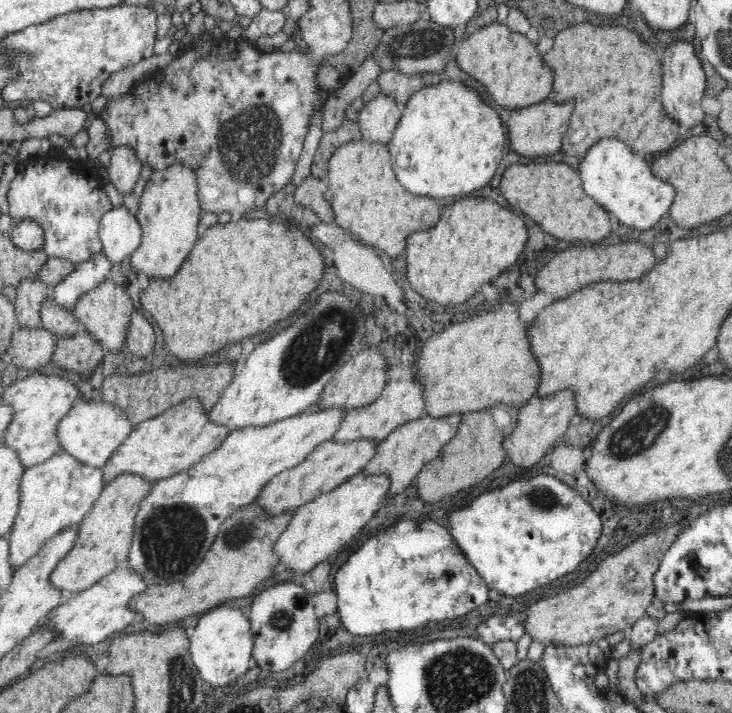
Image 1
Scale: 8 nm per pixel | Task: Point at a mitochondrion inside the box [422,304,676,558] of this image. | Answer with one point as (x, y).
(643, 431)

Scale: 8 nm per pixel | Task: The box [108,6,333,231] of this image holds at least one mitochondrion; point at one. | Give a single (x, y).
(248, 144)

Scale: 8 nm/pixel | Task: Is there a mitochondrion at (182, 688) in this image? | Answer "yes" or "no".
yes

